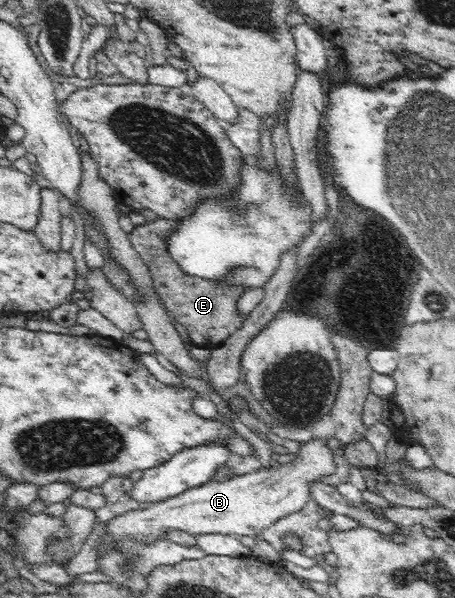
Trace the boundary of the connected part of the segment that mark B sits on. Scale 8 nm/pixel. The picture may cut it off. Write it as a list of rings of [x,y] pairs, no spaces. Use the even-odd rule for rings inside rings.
[[[321,438],[316,439],[315,441],[306,441],[301,442],[303,443],[303,449],[300,453],[294,454],[290,453],[288,457],[292,458],[292,462],[287,464],[281,464],[279,466],[271,466],[269,469],[266,469],[262,467],[259,471],[255,471],[253,473],[246,473],[243,475],[240,474],[234,474],[232,478],[226,478],[226,480],[220,480],[218,482],[217,480],[213,479],[210,480],[210,482],[206,482],[206,484],[202,484],[202,486],[196,486],[196,488],[188,488],[184,494],[176,494],[176,496],[172,496],[172,498],[166,498],[166,500],[160,500],[160,502],[148,502],[148,504],[144,505],[140,509],[136,509],[133,511],[128,511],[127,513],[123,515],[118,515],[117,517],[114,517],[113,519],[109,520],[105,526],[105,529],[107,530],[107,534],[104,534],[104,536],[100,539],[100,544],[97,546],[97,552],[98,553],[118,553],[118,545],[120,545],[120,550],[122,550],[122,543],[124,540],[122,538],[129,538],[132,542],[138,542],[138,544],[148,544],[148,542],[154,542],[154,540],[164,540],[164,536],[170,532],[170,530],[182,530],[182,532],[188,532],[188,534],[191,534],[192,536],[196,536],[196,534],[230,534],[230,536],[251,536],[254,537],[255,540],[258,540],[256,536],[260,534],[261,530],[264,530],[266,526],[272,526],[274,524],[274,521],[280,520],[280,518],[286,518],[288,514],[294,514],[294,512],[300,512],[304,506],[307,504],[313,503],[310,489],[309,489],[309,483],[312,481],[318,481],[320,476],[326,476],[329,474],[332,474],[335,472],[334,467],[334,458],[332,457],[332,450],[324,443],[324,440]]]

